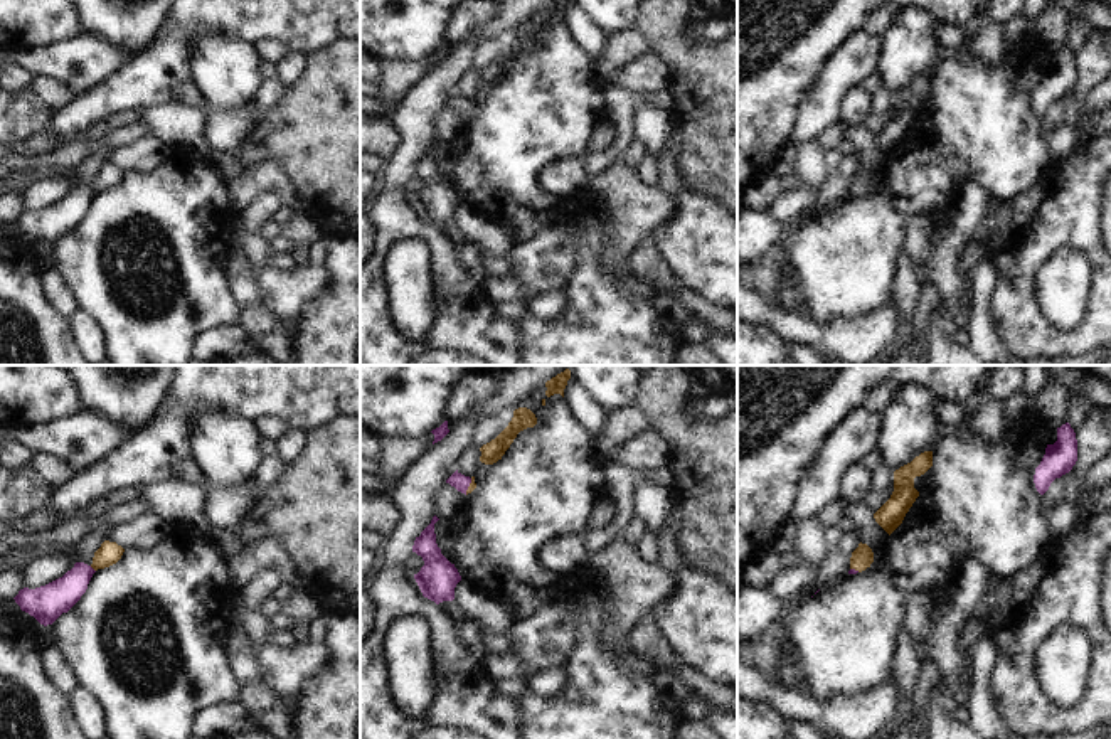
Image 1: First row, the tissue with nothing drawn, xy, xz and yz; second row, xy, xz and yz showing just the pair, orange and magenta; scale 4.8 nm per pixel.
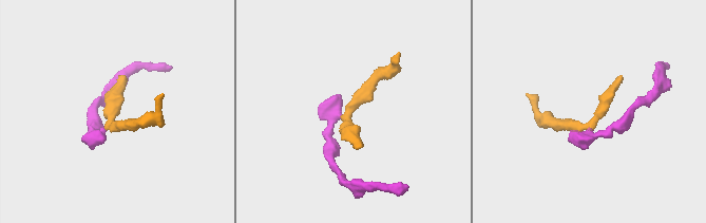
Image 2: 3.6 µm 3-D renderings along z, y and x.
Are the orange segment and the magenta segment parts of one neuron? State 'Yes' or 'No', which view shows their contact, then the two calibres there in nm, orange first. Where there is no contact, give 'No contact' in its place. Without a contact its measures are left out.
Yes. Touches orange in xy. Thickness 110 nm (orange) against 160 nm

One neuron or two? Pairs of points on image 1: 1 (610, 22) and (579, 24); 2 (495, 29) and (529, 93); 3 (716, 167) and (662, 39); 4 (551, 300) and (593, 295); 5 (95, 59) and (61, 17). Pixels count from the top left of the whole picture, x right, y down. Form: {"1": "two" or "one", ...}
{"1": "two", "2": "two", "3": "one", "4": "two", "5": "two"}

